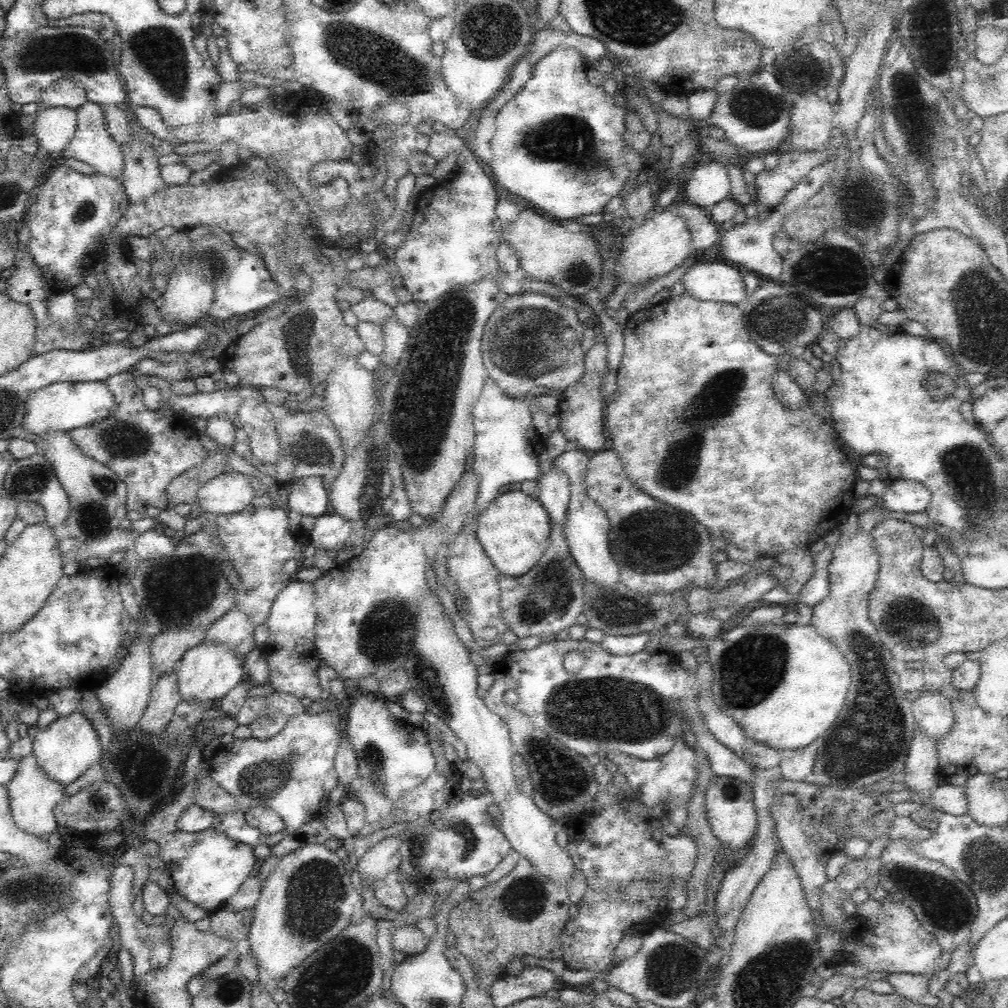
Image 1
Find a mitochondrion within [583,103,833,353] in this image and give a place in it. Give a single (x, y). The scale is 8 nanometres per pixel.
(775, 321)

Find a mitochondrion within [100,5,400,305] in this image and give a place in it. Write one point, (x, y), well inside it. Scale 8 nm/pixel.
(161, 51)

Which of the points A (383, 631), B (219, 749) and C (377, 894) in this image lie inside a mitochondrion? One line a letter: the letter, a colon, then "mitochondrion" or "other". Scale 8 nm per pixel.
A: mitochondrion
B: other
C: other

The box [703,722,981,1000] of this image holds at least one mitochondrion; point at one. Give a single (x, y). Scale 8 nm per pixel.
(947, 907)

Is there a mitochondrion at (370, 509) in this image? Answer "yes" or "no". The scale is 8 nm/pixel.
no

